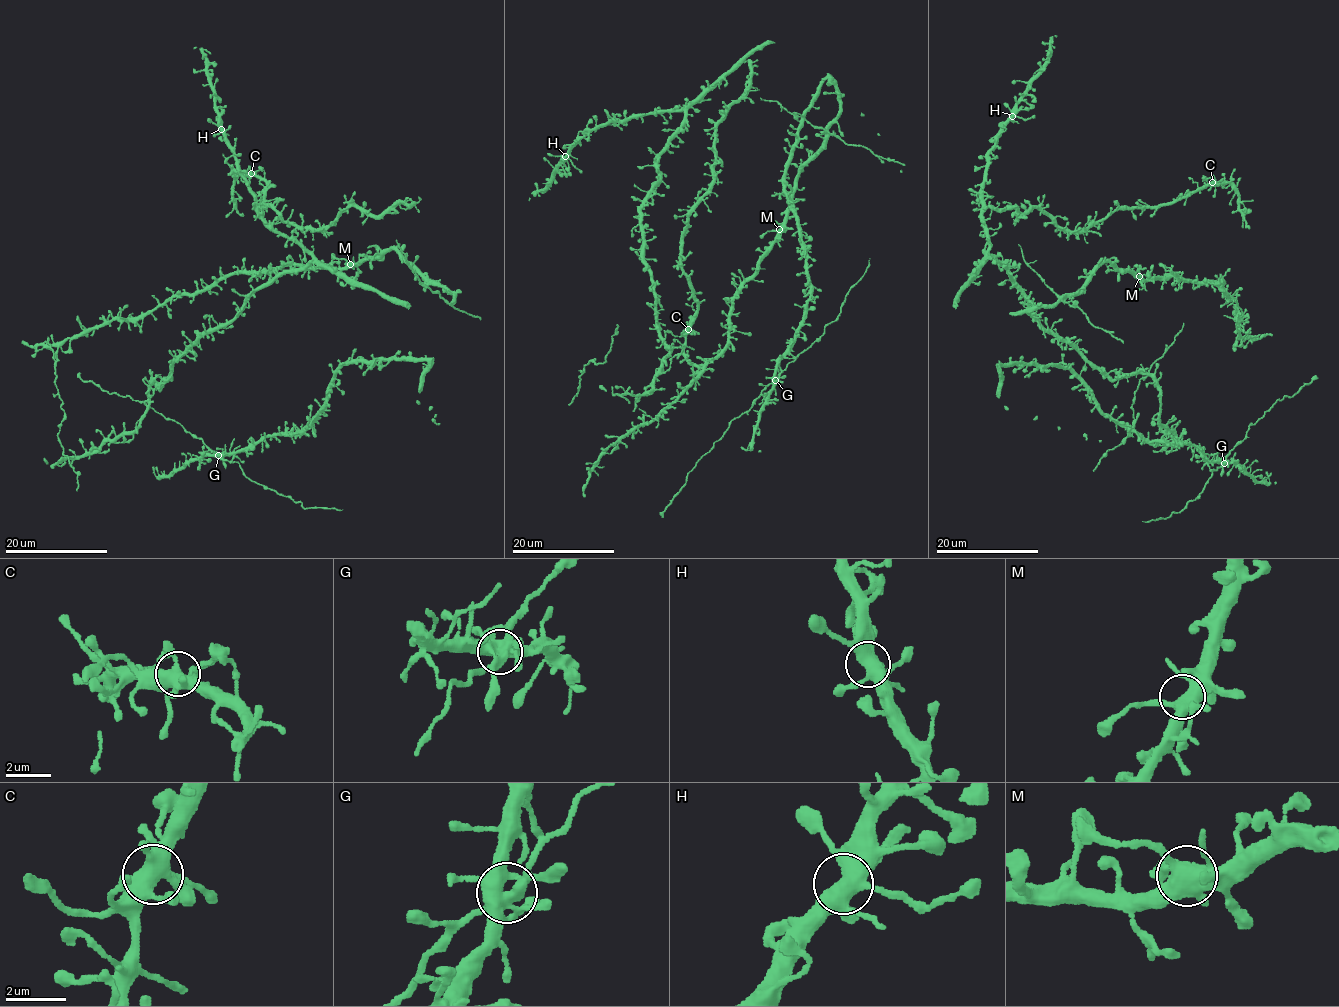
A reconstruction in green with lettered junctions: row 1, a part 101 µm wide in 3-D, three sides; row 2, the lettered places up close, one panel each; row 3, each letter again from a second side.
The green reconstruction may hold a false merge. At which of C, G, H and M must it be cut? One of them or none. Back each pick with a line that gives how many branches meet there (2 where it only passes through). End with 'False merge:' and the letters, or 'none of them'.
False merge: none of them

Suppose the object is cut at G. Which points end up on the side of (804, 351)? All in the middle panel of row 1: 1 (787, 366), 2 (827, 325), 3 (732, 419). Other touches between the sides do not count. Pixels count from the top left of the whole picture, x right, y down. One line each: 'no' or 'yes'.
1: yes
2: yes
3: yes

